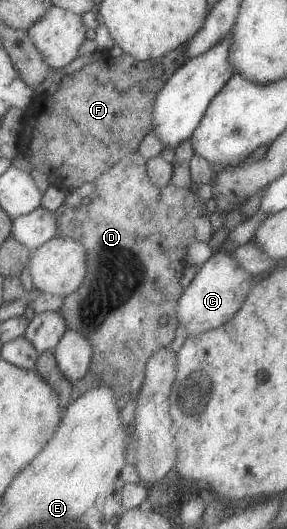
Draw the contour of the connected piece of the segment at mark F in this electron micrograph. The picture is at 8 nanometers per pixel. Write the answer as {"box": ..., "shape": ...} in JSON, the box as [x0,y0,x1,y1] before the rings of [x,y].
{"box":[18,42,189,193],"shape":[[[187,42],[166,55],[149,60],[135,60],[124,52],[117,58],[101,57],[83,65],[79,71],[64,75],[60,87],[54,93],[37,90],[30,107],[23,114],[22,135],[18,144],[19,153],[27,163],[32,162],[30,169],[45,175],[49,186],[70,193],[84,183],[95,182],[121,157],[136,153],[143,137],[150,131],[151,107],[155,95],[167,79],[189,59],[185,53]]]}

